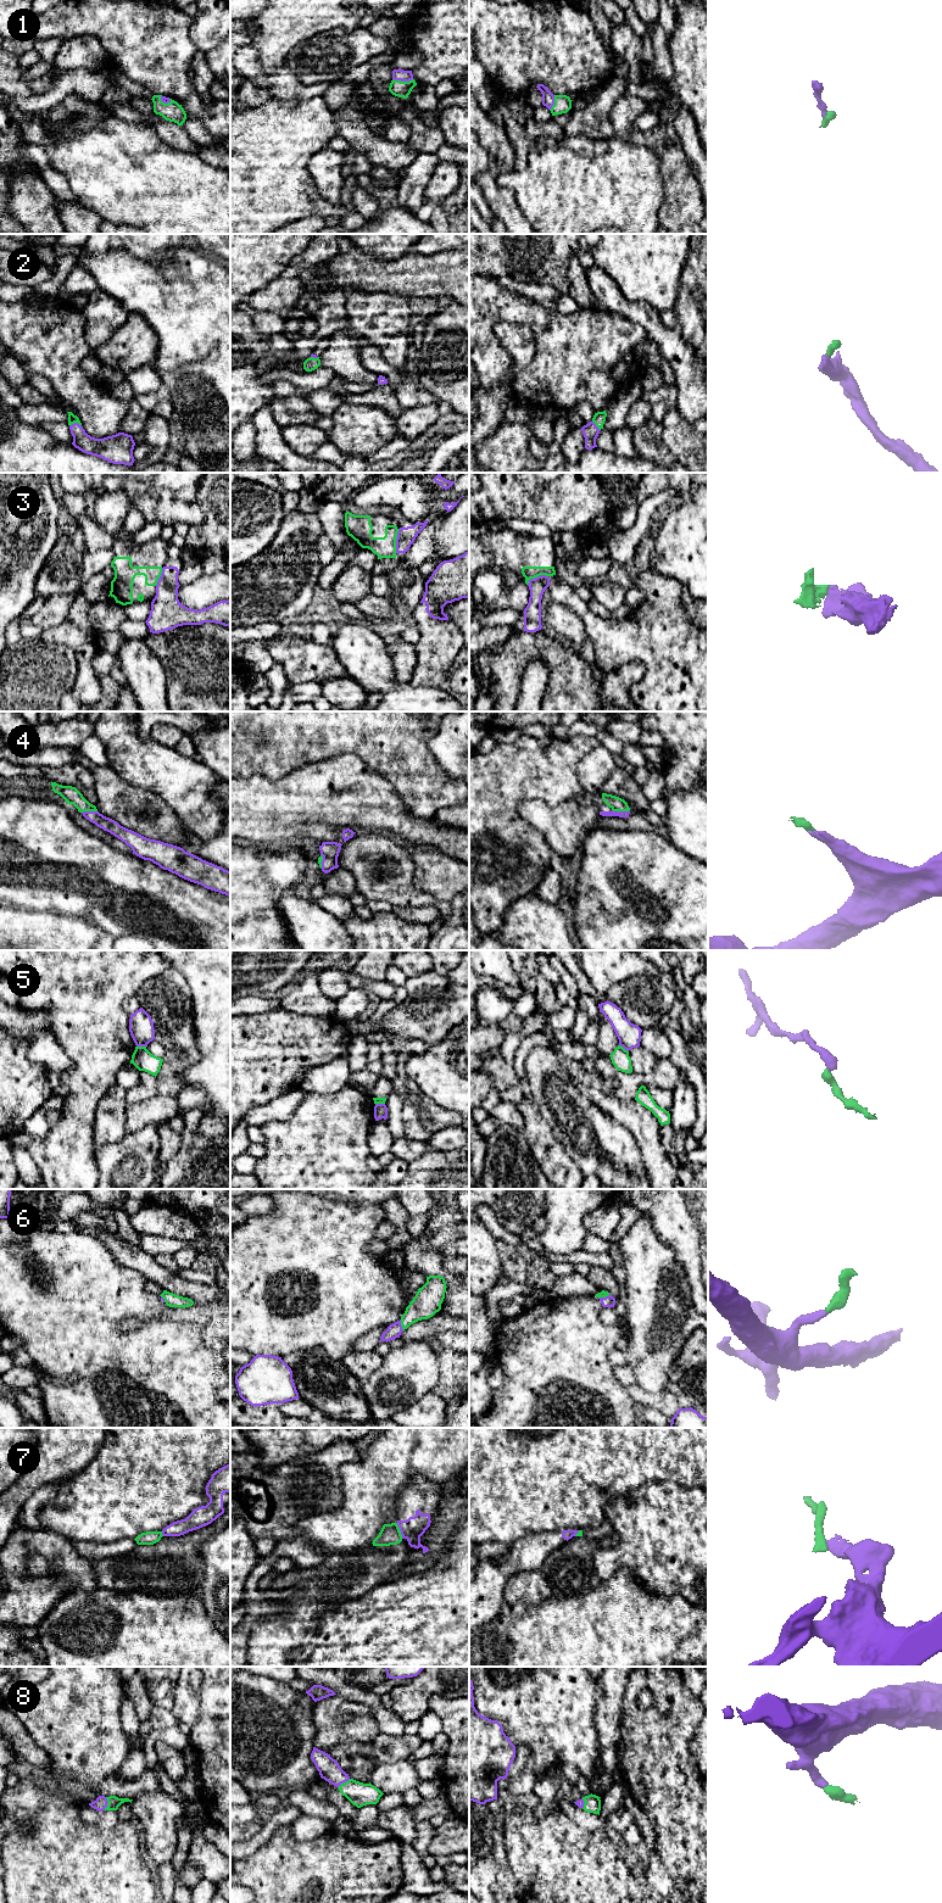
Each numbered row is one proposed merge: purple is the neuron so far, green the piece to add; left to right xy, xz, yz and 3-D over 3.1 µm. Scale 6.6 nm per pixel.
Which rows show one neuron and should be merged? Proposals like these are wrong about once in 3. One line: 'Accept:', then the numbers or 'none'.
Accept: 1, 2, 4, 6, 8

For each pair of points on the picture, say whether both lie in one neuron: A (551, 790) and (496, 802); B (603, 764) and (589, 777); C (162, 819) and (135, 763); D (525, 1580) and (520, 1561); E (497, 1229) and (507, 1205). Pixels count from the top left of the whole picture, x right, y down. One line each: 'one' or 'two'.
A: one
B: one
C: two
D: two
E: two

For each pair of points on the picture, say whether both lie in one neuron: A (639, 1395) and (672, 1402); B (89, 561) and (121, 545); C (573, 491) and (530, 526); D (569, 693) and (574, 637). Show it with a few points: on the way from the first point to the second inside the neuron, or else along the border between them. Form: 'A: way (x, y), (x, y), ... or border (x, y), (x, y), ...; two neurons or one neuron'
A: way (647, 1400), (663, 1401); one neuron
B: border (111, 548), (113, 559), (110, 564); two neurons
C: border (508, 519), (541, 522), (551, 531); two neurons
D: border (572, 645), (575, 648); two neurons

